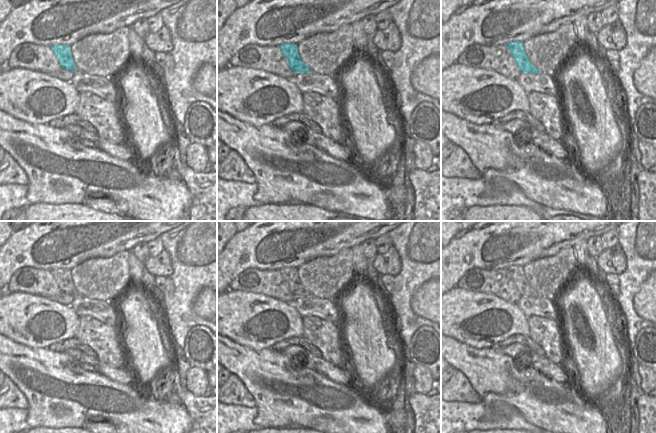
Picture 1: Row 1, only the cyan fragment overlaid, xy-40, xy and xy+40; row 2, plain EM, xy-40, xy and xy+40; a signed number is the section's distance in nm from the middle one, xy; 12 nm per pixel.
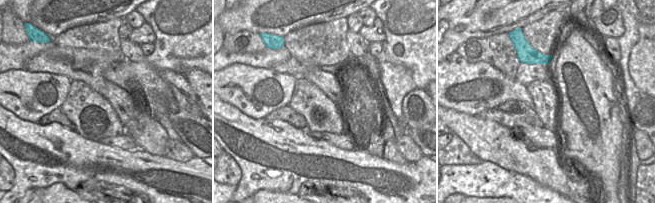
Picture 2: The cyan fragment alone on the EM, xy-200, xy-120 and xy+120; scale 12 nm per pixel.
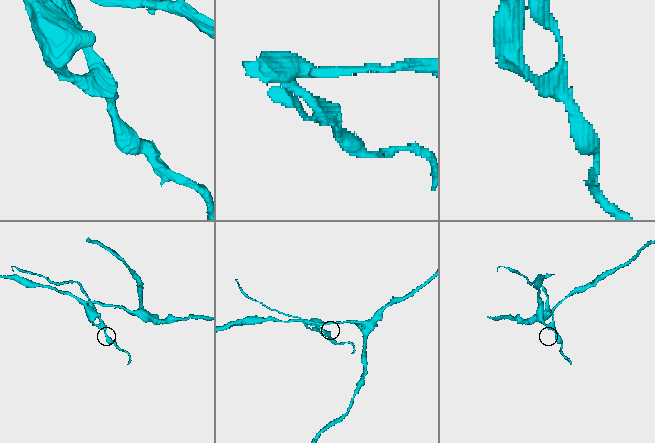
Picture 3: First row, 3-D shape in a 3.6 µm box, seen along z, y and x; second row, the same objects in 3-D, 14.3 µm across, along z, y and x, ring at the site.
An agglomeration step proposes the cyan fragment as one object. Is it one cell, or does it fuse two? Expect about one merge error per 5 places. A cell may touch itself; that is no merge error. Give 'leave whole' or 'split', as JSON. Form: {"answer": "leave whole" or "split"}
{"answer": "split"}

